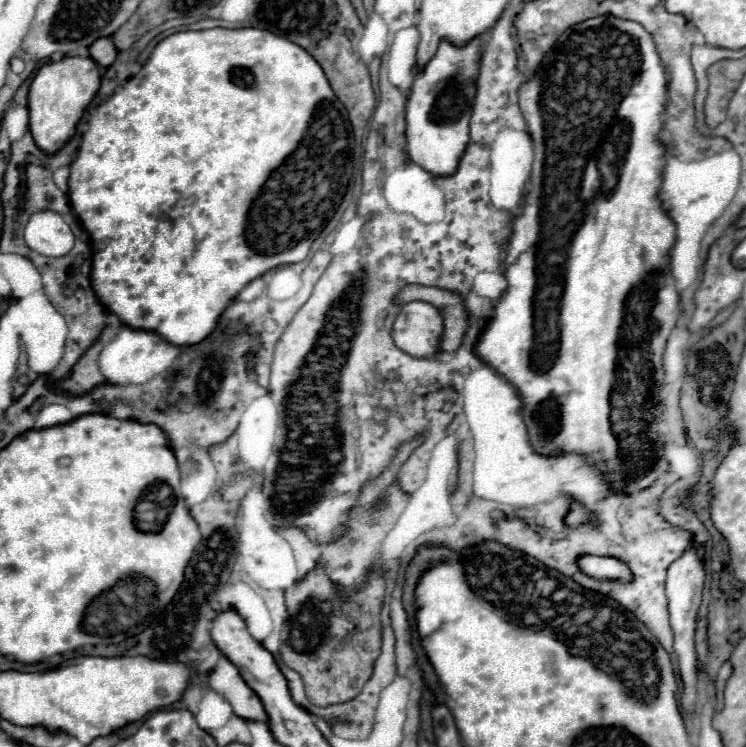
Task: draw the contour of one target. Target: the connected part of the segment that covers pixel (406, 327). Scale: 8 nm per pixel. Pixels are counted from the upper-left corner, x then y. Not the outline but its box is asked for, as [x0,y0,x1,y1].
[392,302,444,358]

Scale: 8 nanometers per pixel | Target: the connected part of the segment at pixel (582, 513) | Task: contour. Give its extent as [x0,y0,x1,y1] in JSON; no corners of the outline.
[566,502,592,526]

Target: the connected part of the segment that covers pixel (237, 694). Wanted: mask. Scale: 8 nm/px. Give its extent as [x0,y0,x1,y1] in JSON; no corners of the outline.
[208,656,268,722]

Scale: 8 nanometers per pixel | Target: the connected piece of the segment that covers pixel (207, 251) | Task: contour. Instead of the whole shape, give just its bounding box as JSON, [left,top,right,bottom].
[68,28,352,346]

